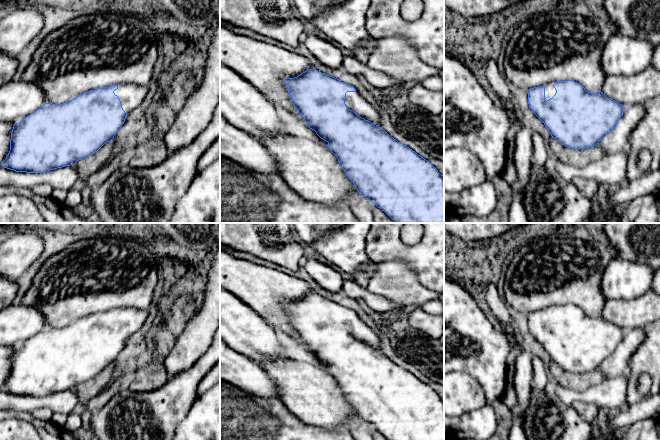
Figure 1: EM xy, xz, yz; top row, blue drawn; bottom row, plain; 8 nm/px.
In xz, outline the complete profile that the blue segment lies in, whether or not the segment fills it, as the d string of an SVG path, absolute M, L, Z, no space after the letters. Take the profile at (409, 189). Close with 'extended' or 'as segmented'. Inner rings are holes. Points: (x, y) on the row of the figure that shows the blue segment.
M314 68L284 83L294 107L328 143L359 194L396 223L444 223L444 176L382 129L378 112L353 86Z | extended

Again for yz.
M573 81L550 82L527 91L528 104L533 113L544 123L552 138L573 149L596 146L617 125L625 107L606 97L603 92L591 93Z | extended

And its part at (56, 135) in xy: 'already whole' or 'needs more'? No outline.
needs more

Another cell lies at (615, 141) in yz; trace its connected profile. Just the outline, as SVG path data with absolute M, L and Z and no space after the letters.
M644 104L625 107L623 116L617 122L616 127L597 144L602 149L604 155L624 150L632 130L644 116Z

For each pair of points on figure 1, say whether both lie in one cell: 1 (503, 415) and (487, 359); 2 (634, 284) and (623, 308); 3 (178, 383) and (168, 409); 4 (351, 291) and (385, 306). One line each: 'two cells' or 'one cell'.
1: two cells
2: two cells
3: one cell
4: one cell

